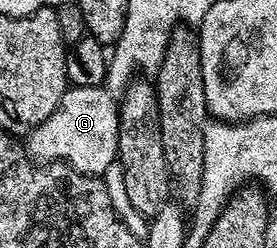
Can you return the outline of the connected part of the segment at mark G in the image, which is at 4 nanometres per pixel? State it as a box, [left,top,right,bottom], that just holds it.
[27,86,120,177]

